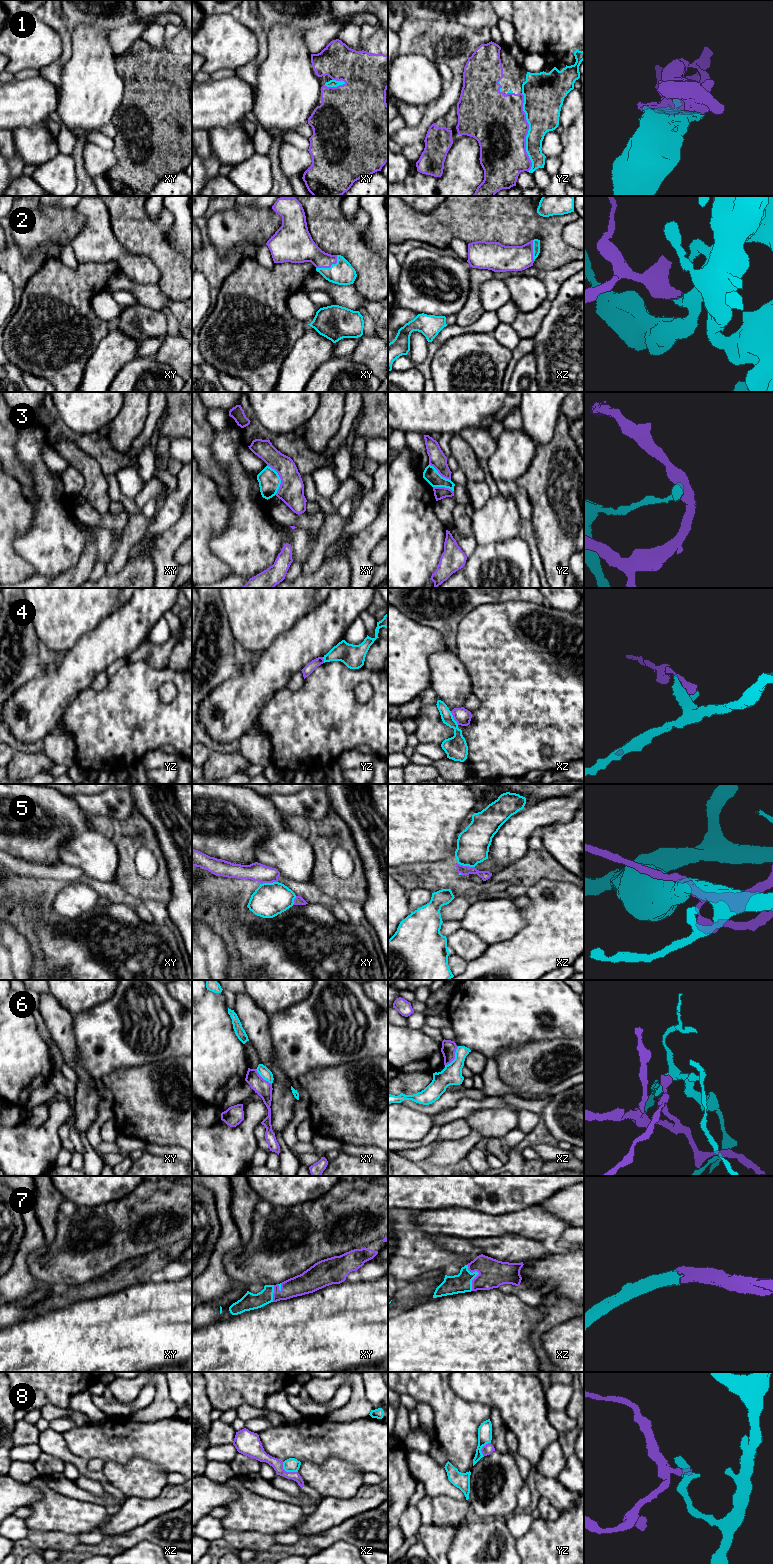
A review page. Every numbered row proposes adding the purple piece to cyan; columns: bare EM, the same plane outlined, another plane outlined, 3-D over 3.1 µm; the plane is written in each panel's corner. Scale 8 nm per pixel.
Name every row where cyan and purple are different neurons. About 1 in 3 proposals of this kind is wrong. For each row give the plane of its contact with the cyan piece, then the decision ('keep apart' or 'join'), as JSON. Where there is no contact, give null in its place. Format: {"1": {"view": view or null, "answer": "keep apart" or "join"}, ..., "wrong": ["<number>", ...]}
{"1": {"view": "yz", "answer": "join"}, "2": {"view": "xy", "answer": "join"}, "3": {"view": "xy", "answer": "keep apart"}, "4": {"view": "xz", "answer": "keep apart"}, "5": {"view": "xz", "answer": "keep apart"}, "6": {"view": "xz", "answer": "keep apart"}, "7": {"view": "xz", "answer": "join"}, "8": {"view": "xz", "answer": "keep apart"}, "wrong": ["3", "4", "5", "6", "8"]}

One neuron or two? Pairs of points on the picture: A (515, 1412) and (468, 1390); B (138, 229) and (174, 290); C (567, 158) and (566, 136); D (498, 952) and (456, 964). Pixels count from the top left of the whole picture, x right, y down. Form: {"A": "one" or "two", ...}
{"A": "one", "B": "one", "C": "one", "D": "two"}

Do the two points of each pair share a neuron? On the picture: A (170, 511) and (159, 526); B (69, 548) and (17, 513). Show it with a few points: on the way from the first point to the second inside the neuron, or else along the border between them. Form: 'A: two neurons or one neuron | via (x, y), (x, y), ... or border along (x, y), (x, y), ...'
A: one neuron | via (168, 515), (161, 522)
B: two neurons | border along (33, 503), (34, 514), (31, 525), (14, 538)

